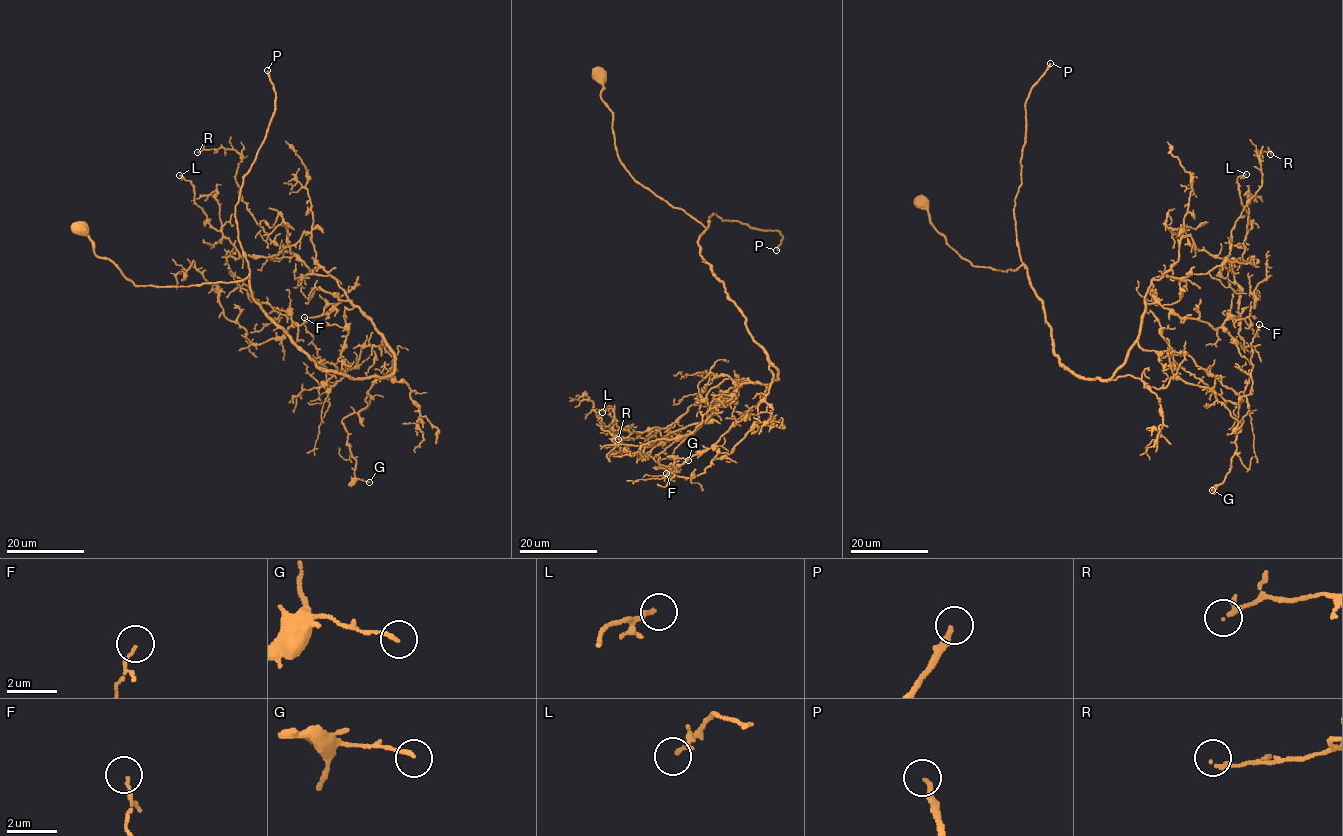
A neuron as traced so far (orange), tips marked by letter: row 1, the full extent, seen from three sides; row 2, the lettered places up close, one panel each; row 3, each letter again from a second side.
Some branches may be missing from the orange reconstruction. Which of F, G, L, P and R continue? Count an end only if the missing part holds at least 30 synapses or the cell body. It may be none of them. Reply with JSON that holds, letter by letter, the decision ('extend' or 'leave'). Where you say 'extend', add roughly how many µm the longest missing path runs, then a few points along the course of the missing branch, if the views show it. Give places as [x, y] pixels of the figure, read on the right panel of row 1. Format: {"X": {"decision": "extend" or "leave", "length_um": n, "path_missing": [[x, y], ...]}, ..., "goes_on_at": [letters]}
{"F": {"decision": "leave"}, "G": {"decision": "leave"}, "L": {"decision": "leave"}, "P": {"decision": "extend", "length_um": 200}, "R": {"decision": "leave"}, "goes_on_at": ["P"]}

